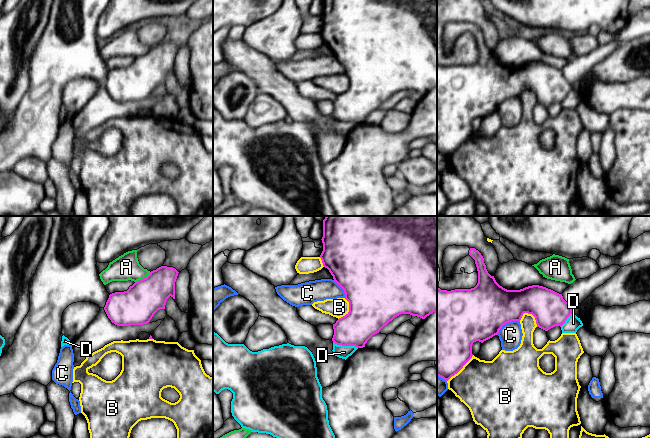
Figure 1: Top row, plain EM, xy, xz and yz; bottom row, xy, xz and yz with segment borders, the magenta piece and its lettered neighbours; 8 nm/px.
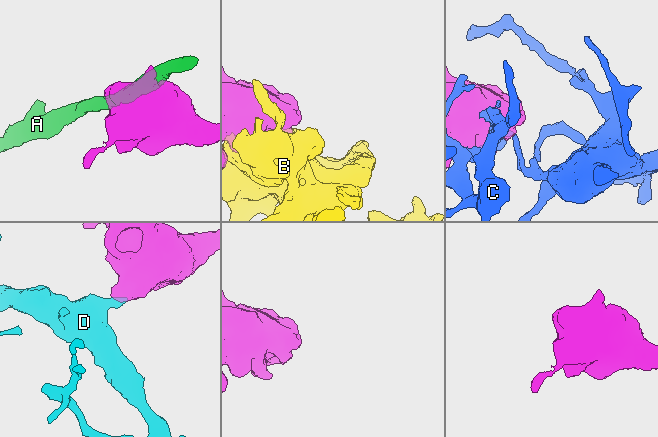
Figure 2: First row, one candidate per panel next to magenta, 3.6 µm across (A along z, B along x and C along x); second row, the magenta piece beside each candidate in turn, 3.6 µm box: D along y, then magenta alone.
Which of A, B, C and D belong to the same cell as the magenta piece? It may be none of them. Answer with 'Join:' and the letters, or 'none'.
Join: none

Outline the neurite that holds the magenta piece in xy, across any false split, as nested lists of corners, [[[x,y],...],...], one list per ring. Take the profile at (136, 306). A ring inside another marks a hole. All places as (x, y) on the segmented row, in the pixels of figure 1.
[[[161,266],[127,291],[110,294],[104,307],[108,318],[117,326],[149,323],[158,310],[165,309],[170,296],[175,299],[178,273],[173,267]]]

